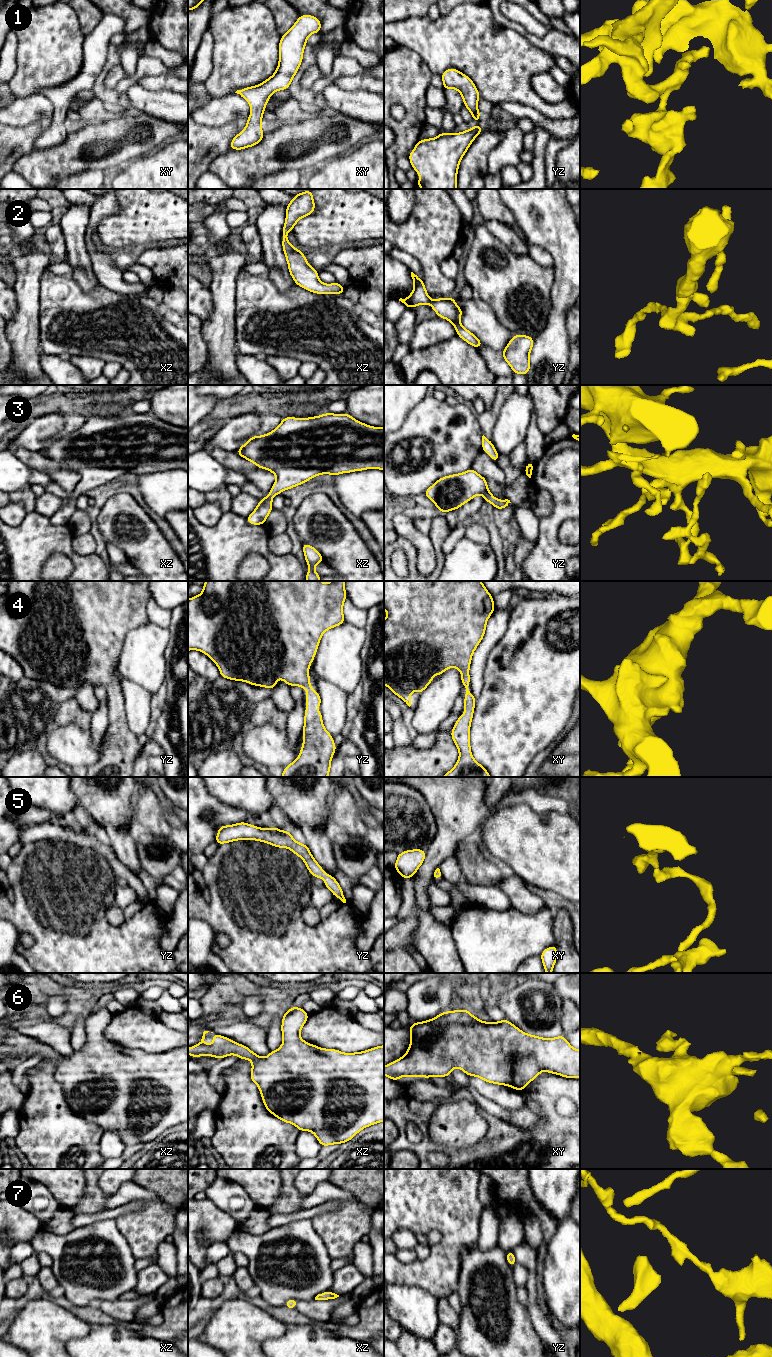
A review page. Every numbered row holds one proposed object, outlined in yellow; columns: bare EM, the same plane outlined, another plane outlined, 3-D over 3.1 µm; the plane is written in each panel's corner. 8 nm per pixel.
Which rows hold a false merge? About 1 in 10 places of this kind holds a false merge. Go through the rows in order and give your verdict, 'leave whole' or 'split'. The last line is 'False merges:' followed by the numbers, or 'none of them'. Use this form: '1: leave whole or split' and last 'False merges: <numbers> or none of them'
1: leave whole
2: leave whole
3: leave whole
4: leave whole
5: leave whole
6: leave whole
7: leave whole
False merges: none of them

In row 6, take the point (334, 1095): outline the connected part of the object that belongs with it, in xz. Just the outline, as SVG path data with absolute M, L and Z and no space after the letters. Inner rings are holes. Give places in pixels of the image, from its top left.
M291 1006L282 1019L283 1043L277 1050L270 1051L267 1057L259 1057L247 1046L213 1032L213 1044L209 1045L204 1041L209 1031L203 1032L200 1043L188 1048L188 1054L196 1058L212 1056L221 1059L237 1055L239 1060L249 1059L252 1063L249 1077L257 1084L265 1108L272 1115L282 1122L293 1124L299 1131L312 1132L322 1147L349 1142L362 1129L384 1121L384 1045L354 1053L318 1047L300 1037L308 1017L303 1008Z

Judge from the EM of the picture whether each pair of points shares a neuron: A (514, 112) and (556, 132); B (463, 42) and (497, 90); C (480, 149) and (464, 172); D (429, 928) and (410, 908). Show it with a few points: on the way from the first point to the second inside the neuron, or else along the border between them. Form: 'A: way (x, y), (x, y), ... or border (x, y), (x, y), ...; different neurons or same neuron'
A: way (524, 112), (529, 112), (546, 123); same neuron
B: way (475, 54), (497, 78); same neuron
C: way (477, 155), (470, 166); same neuron
D: way (427, 923), (415, 911); same neuron

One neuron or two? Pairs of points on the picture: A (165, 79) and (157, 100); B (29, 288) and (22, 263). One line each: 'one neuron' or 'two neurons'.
A: two neurons
B: one neuron

